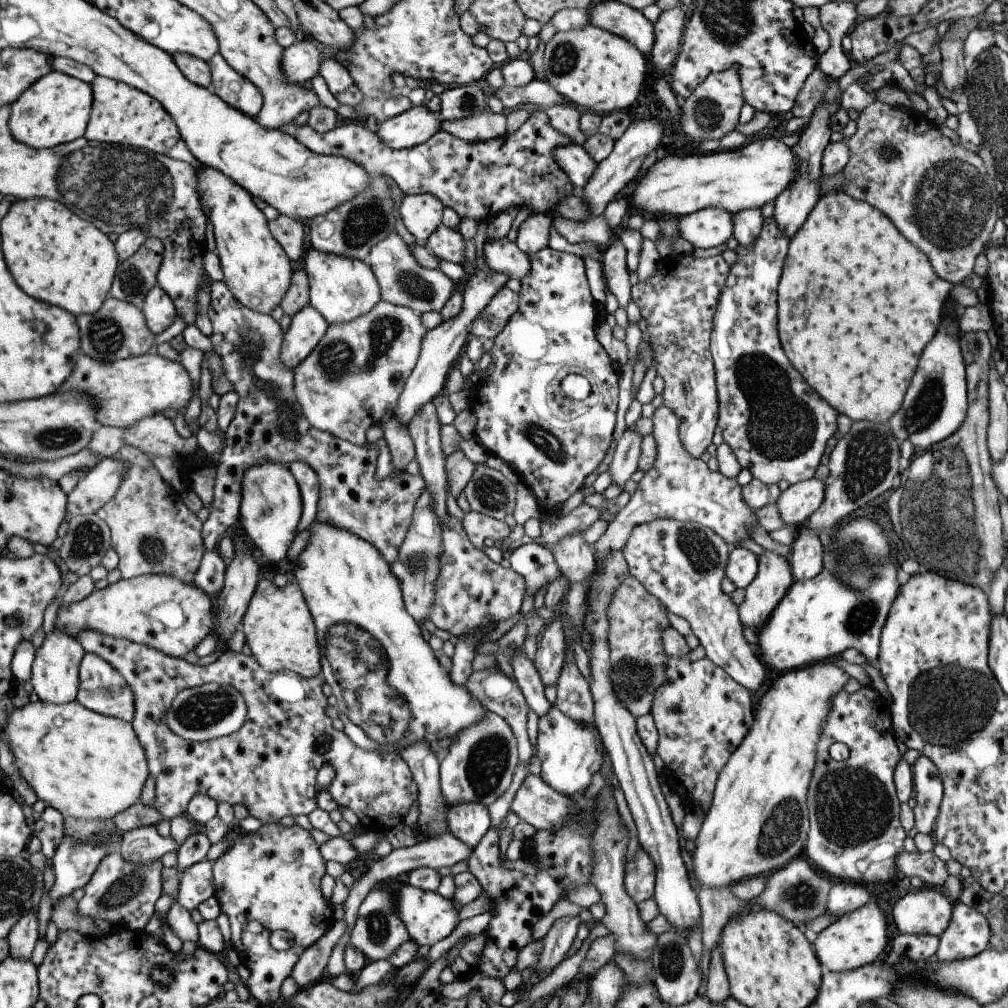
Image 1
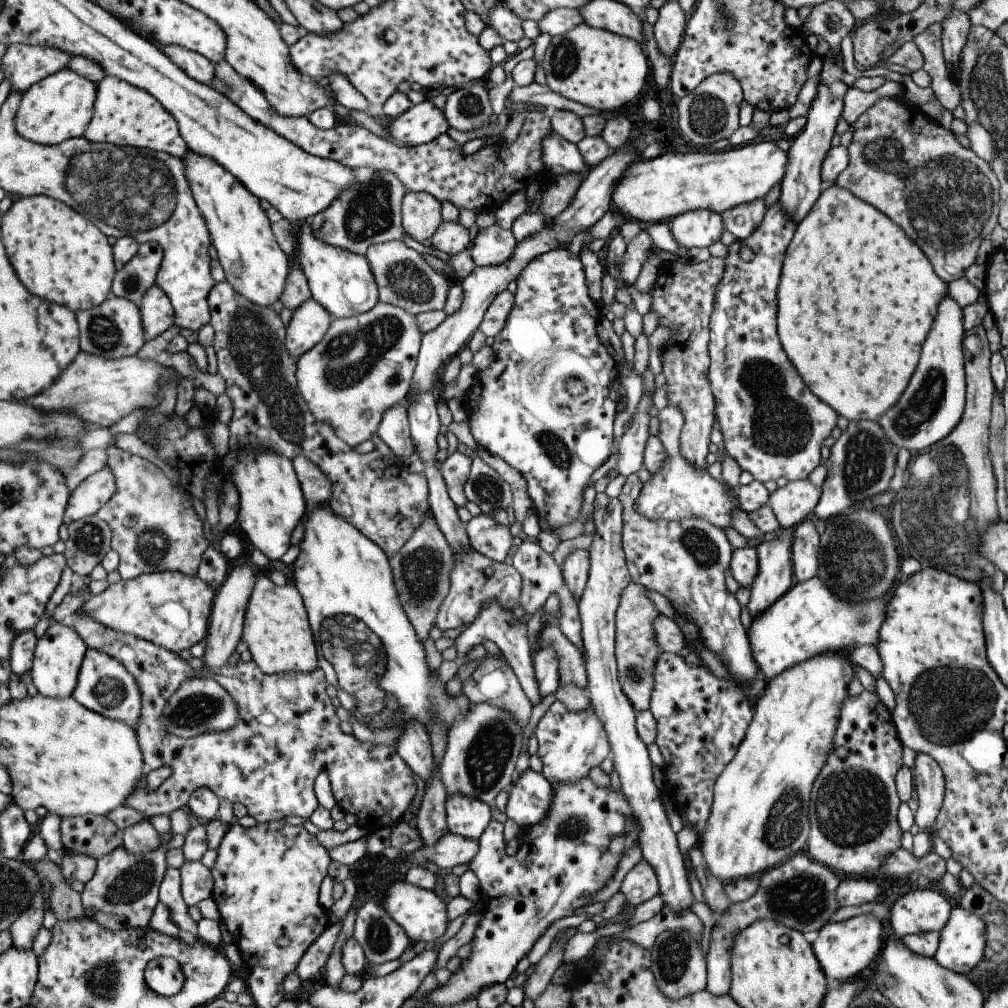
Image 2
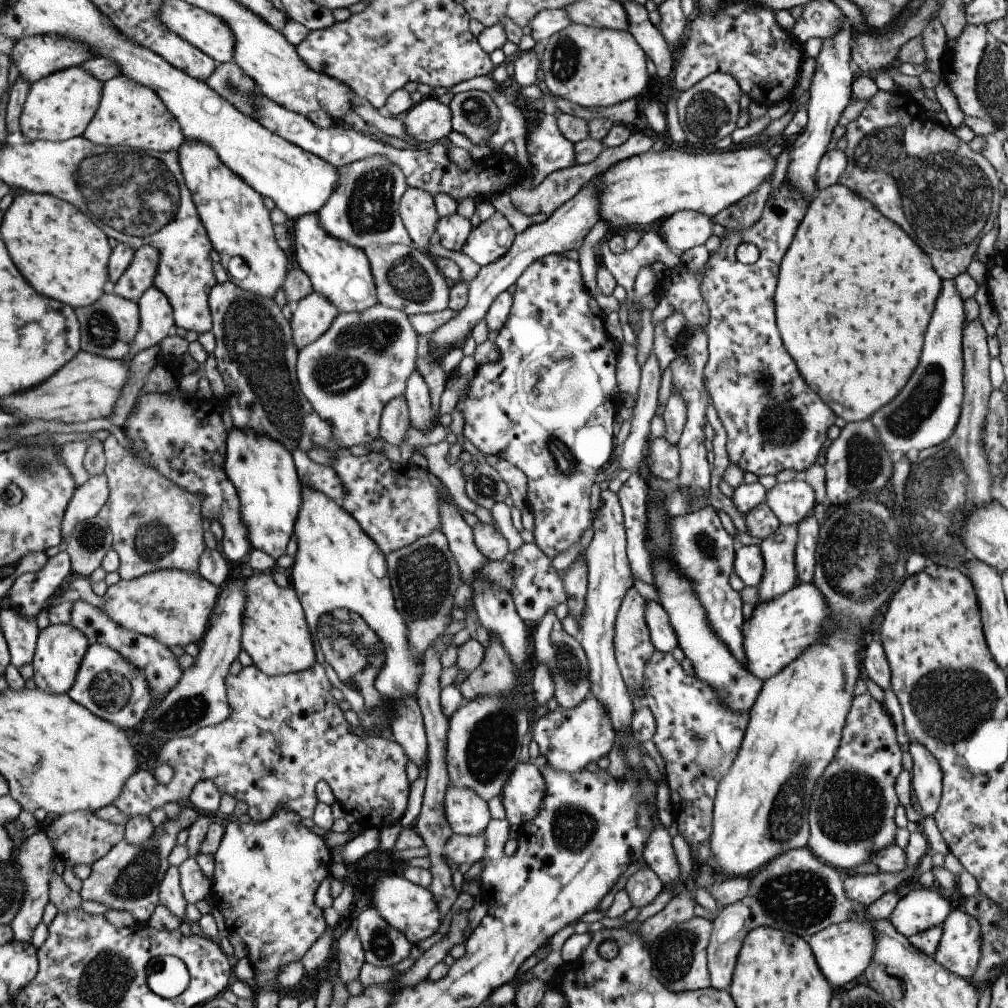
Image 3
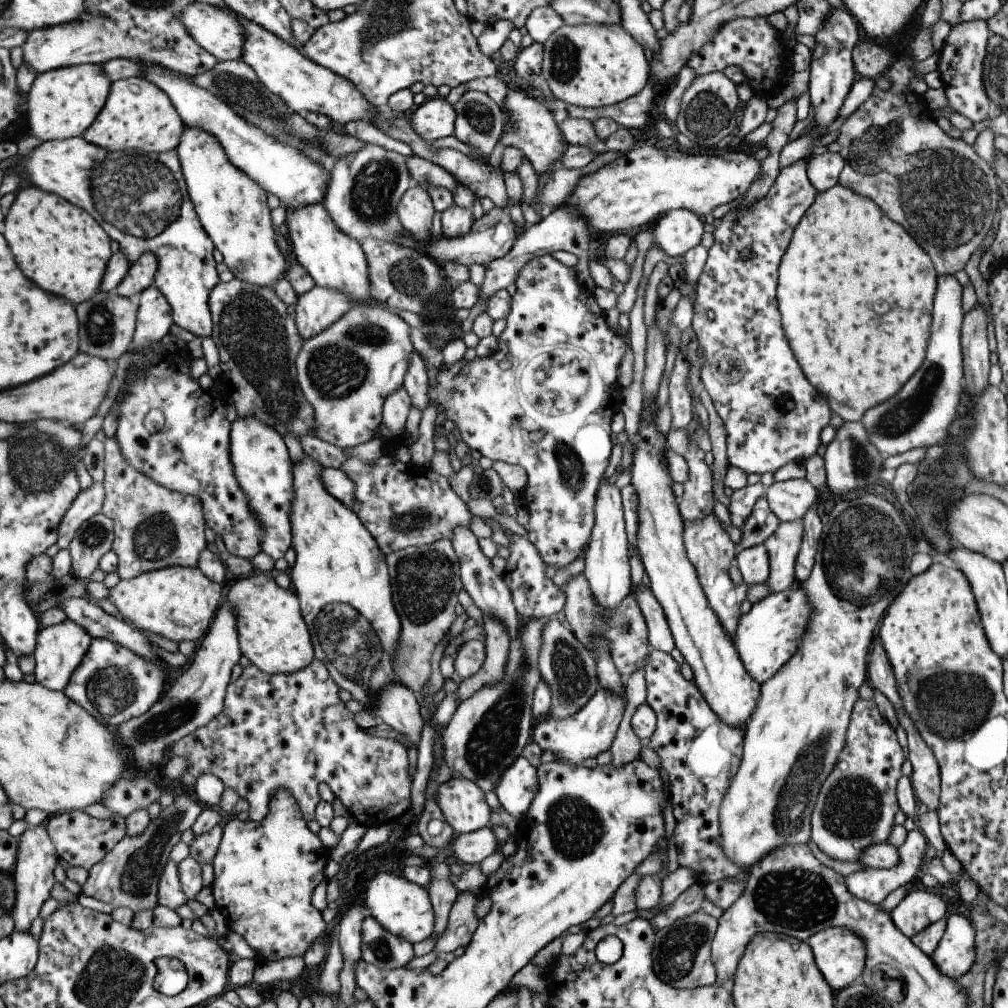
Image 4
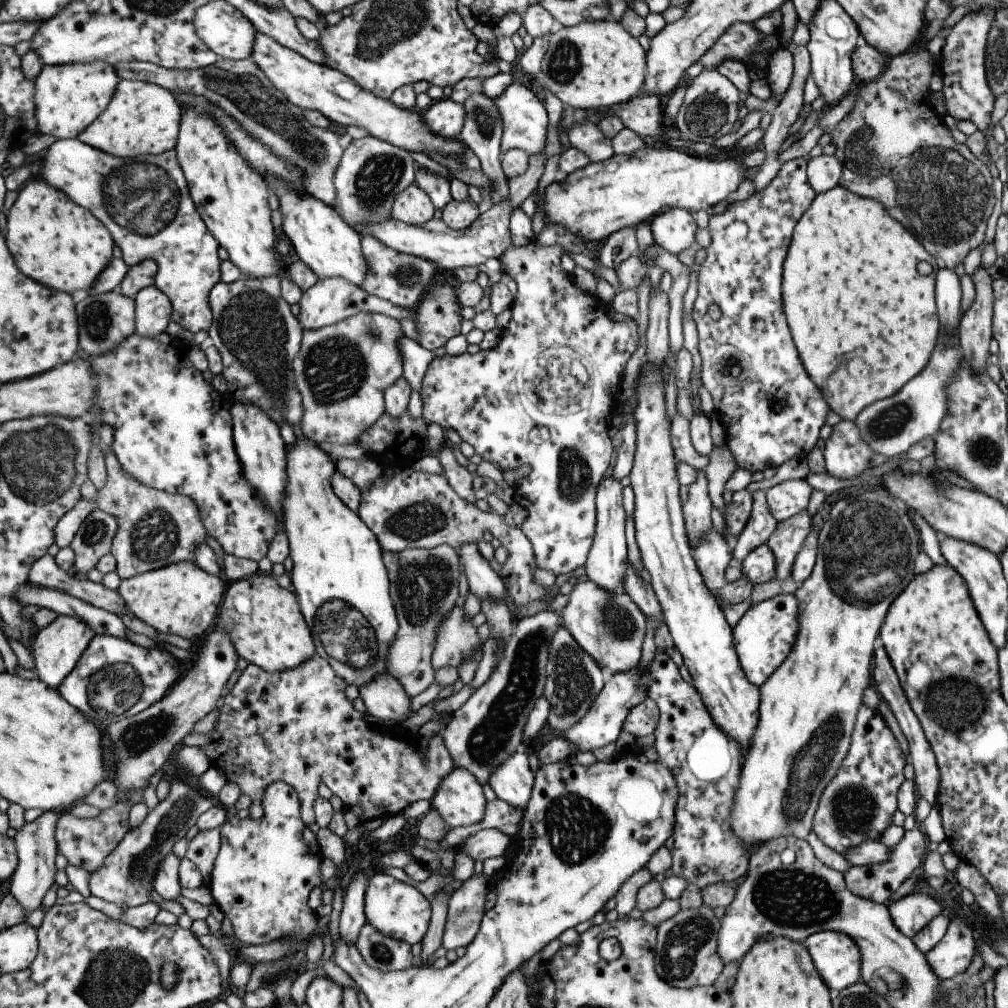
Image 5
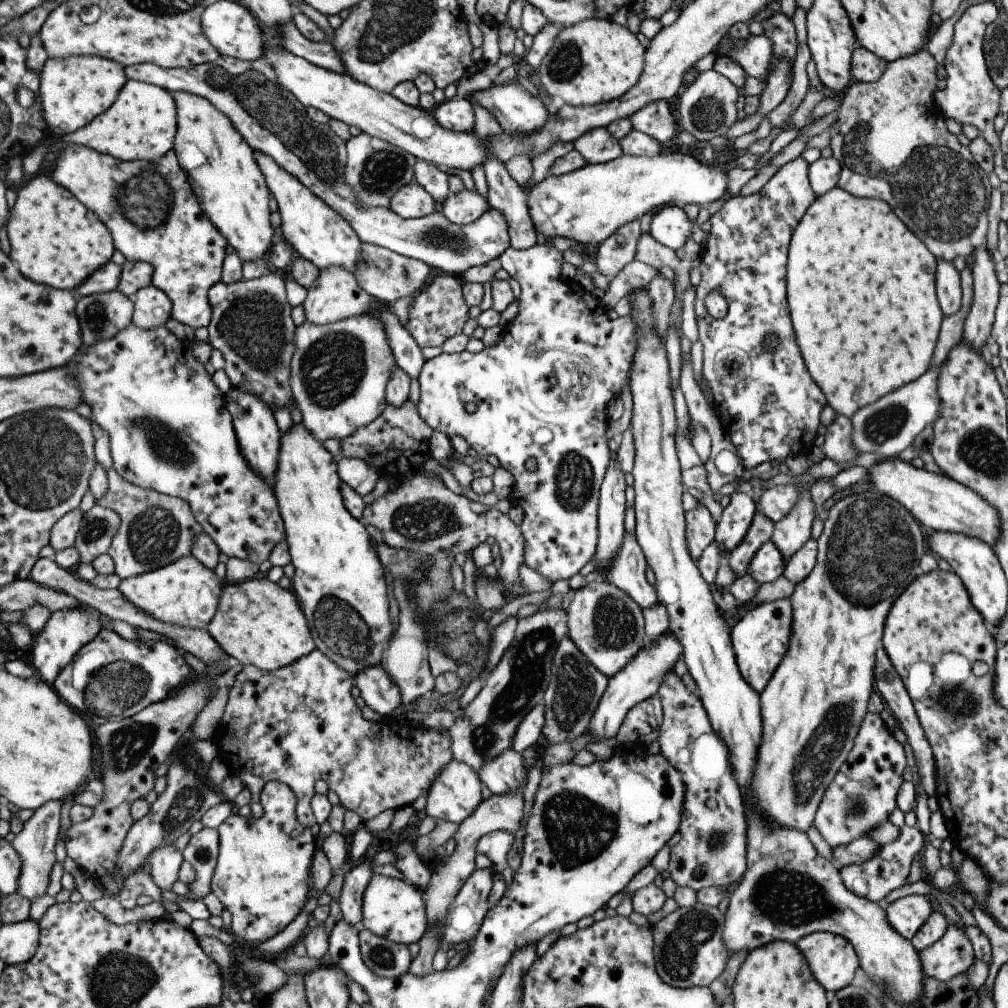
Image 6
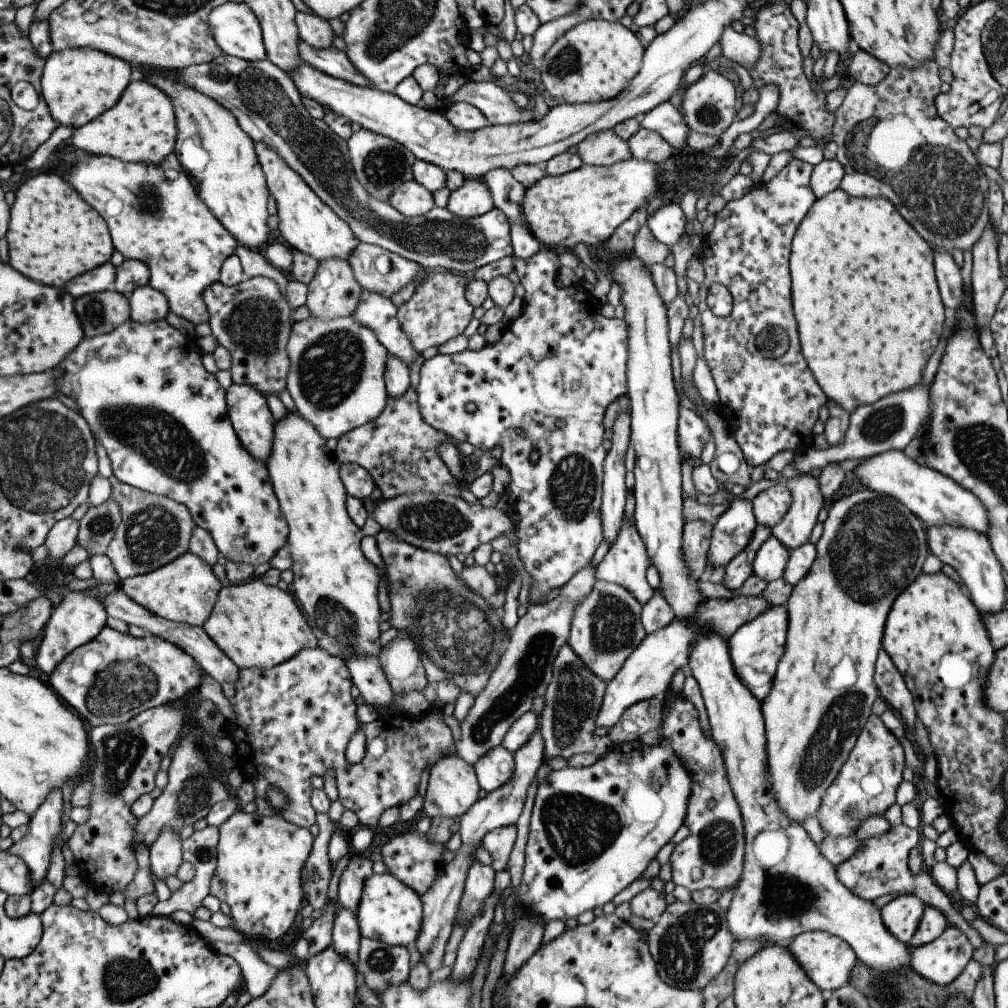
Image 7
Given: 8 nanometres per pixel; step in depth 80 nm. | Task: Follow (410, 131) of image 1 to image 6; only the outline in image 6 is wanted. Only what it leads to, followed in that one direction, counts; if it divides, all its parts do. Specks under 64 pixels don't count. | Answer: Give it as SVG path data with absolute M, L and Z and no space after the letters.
M467 99L443 100L431 111L434 120L447 130L469 132L474 125L472 104Z

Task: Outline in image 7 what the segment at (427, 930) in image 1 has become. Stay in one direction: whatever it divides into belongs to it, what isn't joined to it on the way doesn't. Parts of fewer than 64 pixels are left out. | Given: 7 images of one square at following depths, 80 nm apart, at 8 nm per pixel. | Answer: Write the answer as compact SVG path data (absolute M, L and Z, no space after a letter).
M373 874L365 879L354 912L361 937L384 942L386 945L412 944L421 926L422 902L408 886L391 874Z

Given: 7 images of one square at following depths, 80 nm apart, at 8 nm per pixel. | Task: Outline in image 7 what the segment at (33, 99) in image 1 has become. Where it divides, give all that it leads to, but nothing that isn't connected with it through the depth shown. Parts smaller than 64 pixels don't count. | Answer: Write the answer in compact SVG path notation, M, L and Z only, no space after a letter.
M94 48L53 51L42 76L42 93L52 115L65 126L79 128L111 110L134 80L133 64Z

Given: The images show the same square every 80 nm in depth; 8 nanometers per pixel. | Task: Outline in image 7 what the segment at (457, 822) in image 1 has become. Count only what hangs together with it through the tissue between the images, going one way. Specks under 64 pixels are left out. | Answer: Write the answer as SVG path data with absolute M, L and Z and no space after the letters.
M443 755L429 768L426 791L422 797L422 809L429 818L460 817L478 799L479 789L472 765L457 755Z

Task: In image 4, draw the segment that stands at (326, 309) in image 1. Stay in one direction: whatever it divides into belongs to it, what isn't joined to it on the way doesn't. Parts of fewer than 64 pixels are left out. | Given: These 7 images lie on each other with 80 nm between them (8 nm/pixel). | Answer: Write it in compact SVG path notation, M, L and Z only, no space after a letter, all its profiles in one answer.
M316 202L296 209L286 208L284 223L287 226L287 234L291 241L295 260L309 273L309 276L314 280L314 284L320 287L331 287L347 293L352 303L355 303L356 306L364 304L365 300L370 296L368 291L368 266L366 265L364 252L354 238L342 233L342 230L334 225L334 222L329 218L329 213L326 213L322 202Z

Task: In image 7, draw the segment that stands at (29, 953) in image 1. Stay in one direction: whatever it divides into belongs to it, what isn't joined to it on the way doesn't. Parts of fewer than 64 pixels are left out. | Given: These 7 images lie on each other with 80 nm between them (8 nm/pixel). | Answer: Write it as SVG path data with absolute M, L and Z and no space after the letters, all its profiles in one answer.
M52 790L41 808L30 818L27 836L9 848L9 852L19 855L30 868L32 885L37 888L49 872L53 840L61 830L63 816L63 792Z

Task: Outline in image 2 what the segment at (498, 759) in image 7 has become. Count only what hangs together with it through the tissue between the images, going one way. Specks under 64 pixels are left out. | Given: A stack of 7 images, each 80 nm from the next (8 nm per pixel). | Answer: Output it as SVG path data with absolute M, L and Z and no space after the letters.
M527 769L513 780L504 813L519 827L528 827L547 814L551 799L552 786L547 779L540 772Z

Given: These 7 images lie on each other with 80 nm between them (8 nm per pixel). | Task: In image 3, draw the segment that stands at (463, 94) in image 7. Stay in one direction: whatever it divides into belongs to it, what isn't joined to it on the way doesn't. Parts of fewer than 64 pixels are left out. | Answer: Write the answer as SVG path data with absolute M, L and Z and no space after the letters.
M517 108L517 112L521 112L524 116L524 129L526 134L526 154L529 165L531 166L531 189L538 186L543 179L550 173L562 168L567 168L574 164L572 144L560 133L556 125L556 118L553 115L546 114L544 111L521 111Z

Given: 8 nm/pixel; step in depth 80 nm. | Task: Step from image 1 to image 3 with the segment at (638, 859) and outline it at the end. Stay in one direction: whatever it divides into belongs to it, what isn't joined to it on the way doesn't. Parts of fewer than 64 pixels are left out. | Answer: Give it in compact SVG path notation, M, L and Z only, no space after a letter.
M646 866L645 869L636 871L627 879L624 890L627 892L632 906L643 908L652 903L663 887L657 875Z

